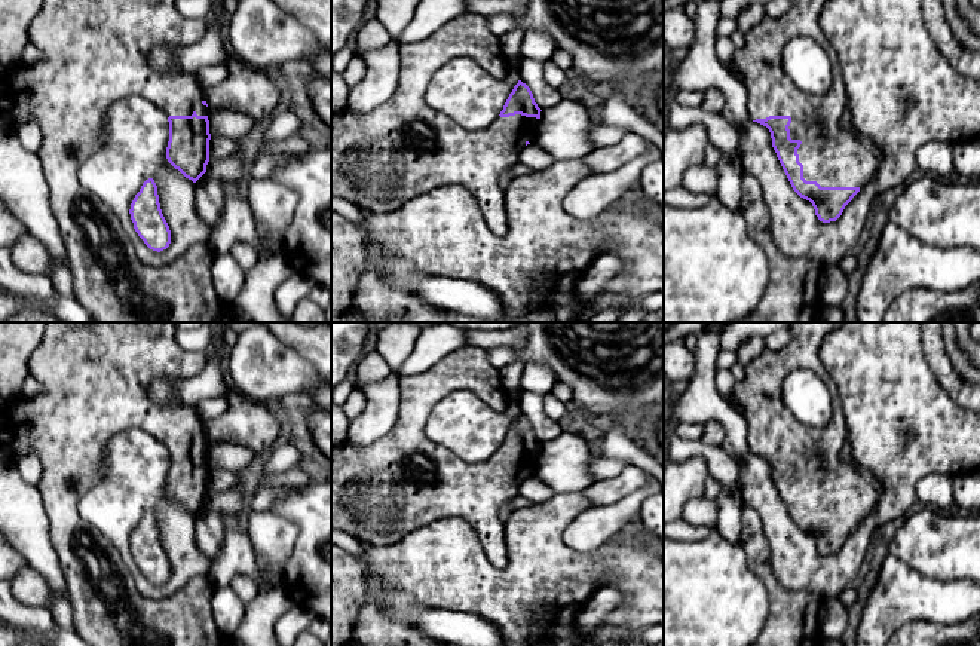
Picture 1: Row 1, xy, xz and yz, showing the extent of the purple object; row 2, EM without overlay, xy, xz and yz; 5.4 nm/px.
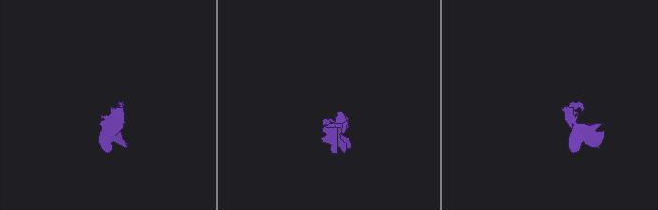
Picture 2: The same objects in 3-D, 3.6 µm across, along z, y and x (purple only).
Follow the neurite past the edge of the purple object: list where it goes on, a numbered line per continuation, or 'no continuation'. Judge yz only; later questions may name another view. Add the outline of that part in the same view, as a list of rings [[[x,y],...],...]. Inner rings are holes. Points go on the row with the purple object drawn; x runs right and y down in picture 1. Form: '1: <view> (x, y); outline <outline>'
1: yz (832, 156); outline [[[790,0],[790,9],[781,16],[766,16],[745,34],[745,45],[735,50],[732,68],[747,88],[747,113],[750,120],[769,116],[790,116],[790,138],[800,140],[799,162],[803,178],[821,187],[864,187],[876,172],[878,147],[852,129],[840,126],[846,105],[846,89],[839,55],[821,30],[820,15],[829,0]],[[791,37],[814,39],[827,53],[832,65],[832,86],[826,95],[812,95],[788,83],[781,67],[783,48]]]

